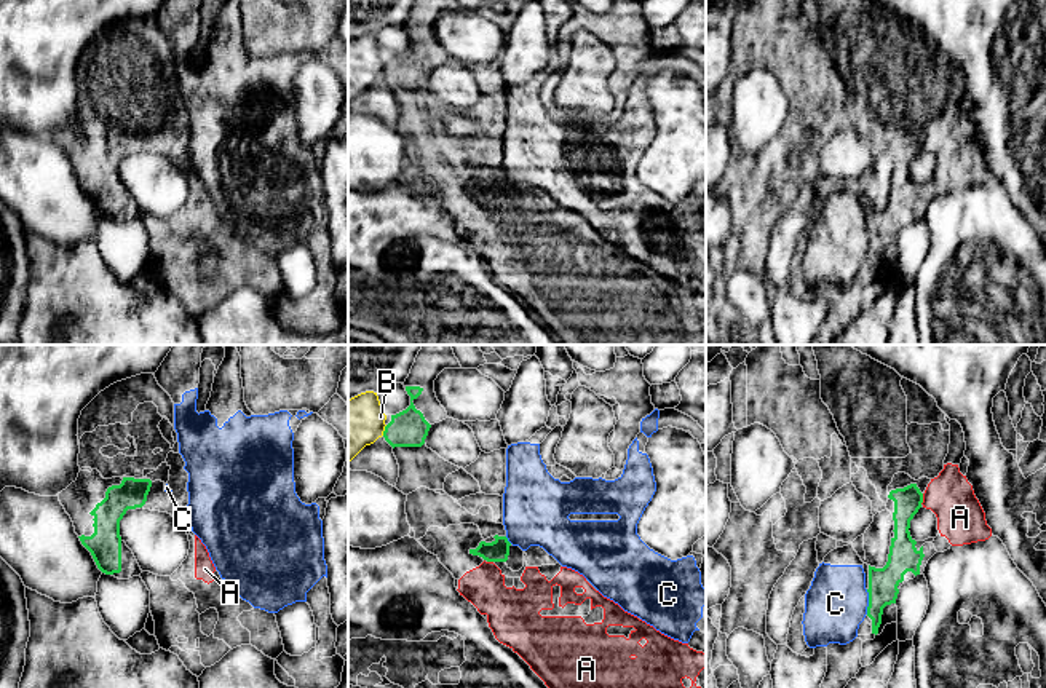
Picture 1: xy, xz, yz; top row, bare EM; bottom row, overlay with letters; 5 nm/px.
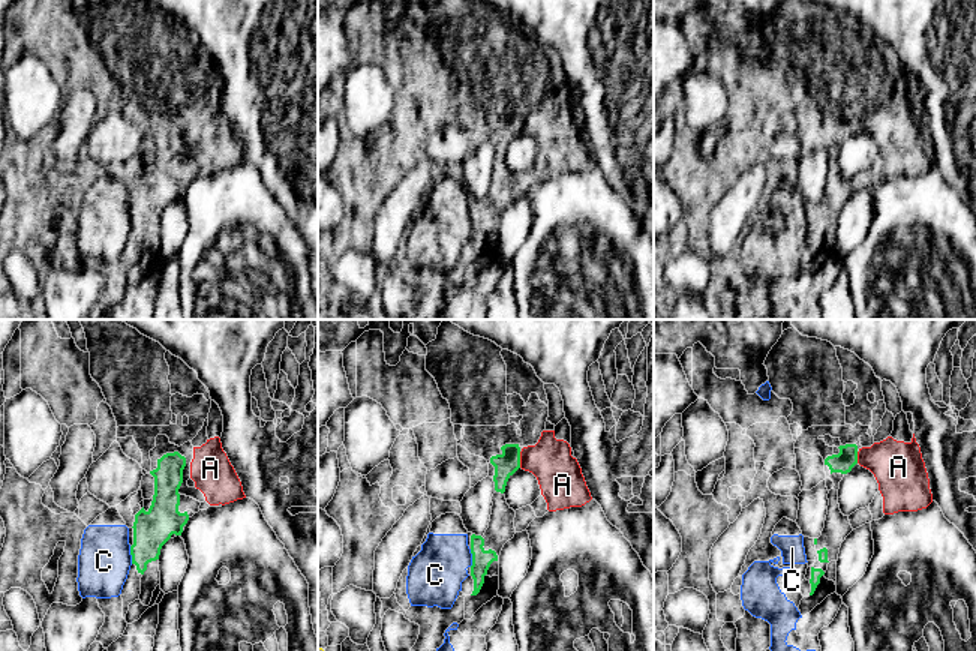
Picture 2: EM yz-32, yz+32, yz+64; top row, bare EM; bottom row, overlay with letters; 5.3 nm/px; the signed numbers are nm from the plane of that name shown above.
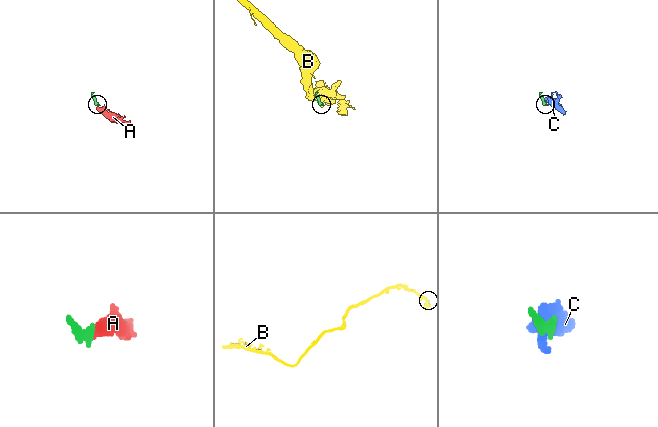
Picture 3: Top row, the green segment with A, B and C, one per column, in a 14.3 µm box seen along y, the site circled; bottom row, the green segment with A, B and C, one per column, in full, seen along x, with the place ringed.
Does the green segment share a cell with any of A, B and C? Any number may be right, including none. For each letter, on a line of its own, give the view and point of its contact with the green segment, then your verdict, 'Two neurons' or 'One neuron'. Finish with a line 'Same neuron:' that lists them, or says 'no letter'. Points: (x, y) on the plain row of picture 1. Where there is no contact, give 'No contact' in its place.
A: Touches green at yz (922, 141). One neuron
B: Touches green at xz (385, 72). Two neurons
C: Touches green at yz (869, 245). Two neurons
Same neuron: A

